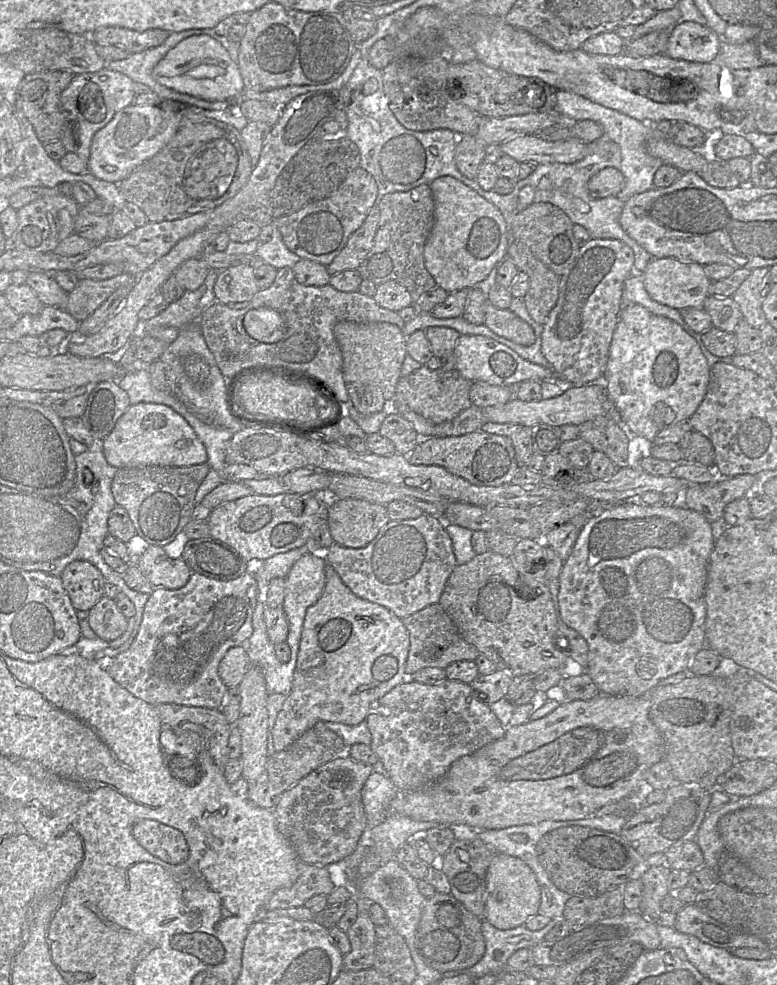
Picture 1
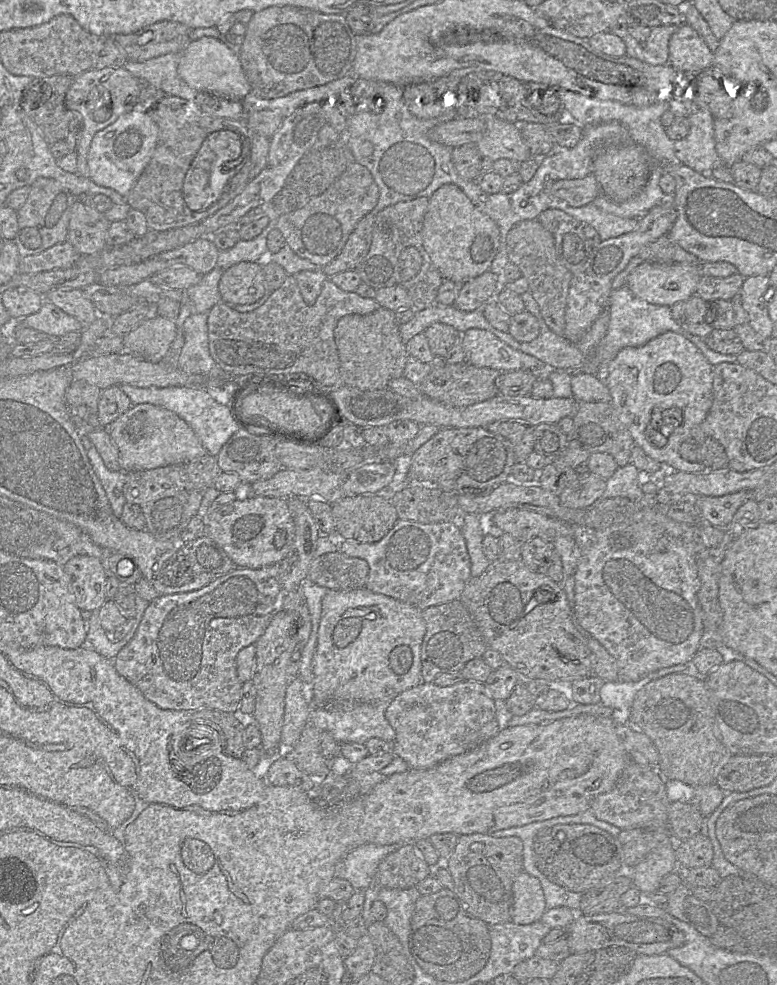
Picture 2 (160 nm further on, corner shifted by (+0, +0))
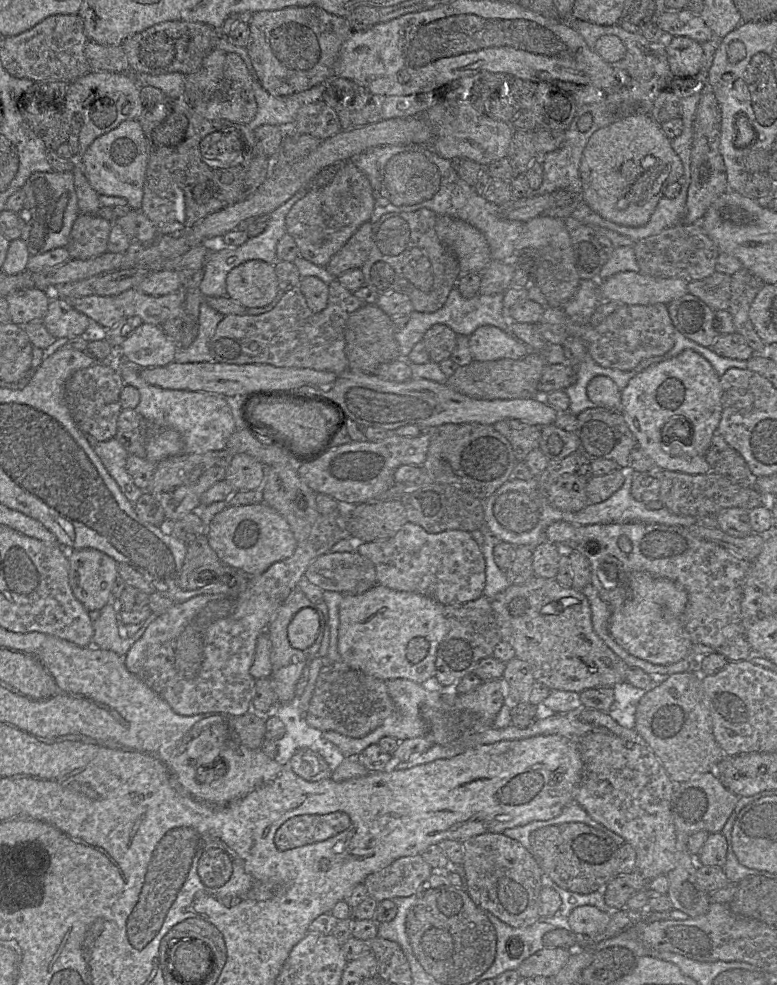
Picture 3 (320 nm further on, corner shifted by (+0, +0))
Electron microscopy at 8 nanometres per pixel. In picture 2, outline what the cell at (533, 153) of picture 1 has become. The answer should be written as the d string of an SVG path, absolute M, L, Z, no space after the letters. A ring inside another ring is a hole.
M479 115L485 122L483 137L476 143L482 157L492 161L510 159L522 163L531 153L520 133L520 125L491 115Z

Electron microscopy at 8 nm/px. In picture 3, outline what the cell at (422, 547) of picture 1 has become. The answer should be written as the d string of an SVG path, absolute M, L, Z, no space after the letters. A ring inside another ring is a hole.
M407 522L387 540L361 542L356 552L375 566L377 585L421 594L442 605L463 604L483 595L485 558L470 532L447 530L429 533L419 525Z

